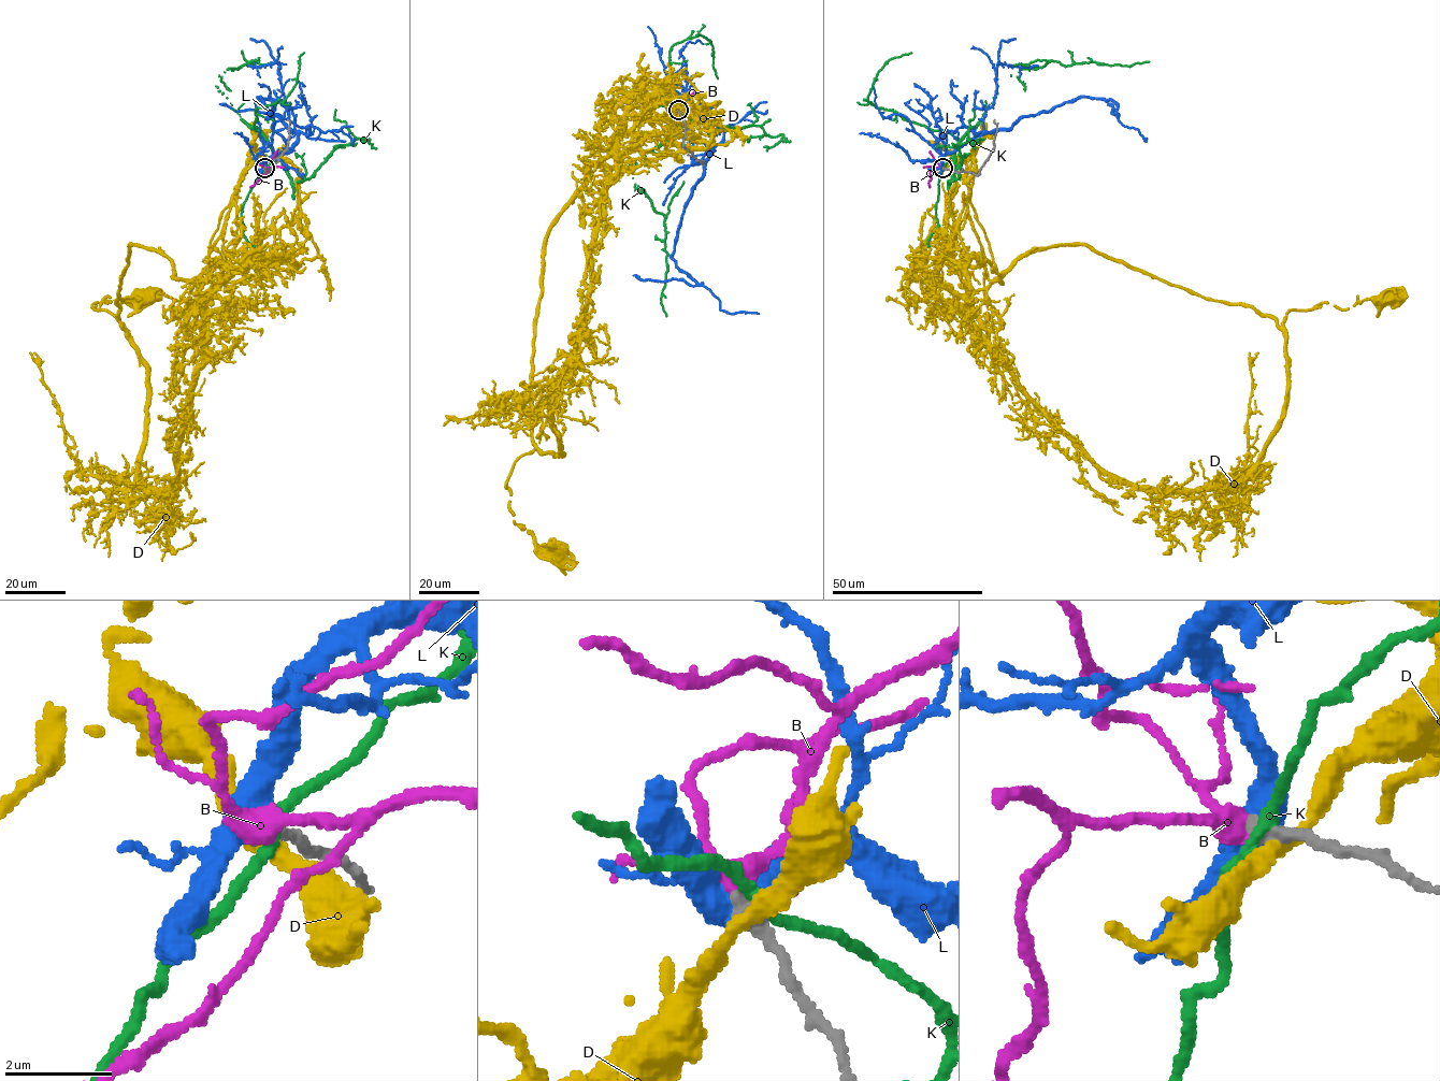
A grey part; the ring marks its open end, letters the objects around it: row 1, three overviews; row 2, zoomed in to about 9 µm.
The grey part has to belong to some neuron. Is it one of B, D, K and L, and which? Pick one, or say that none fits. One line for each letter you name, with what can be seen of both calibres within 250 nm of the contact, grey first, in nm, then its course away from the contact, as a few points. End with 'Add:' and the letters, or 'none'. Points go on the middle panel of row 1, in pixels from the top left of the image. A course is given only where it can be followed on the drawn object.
B: 360/380 nm | via (678, 110), (681, 98), (663, 97)
Add: B

